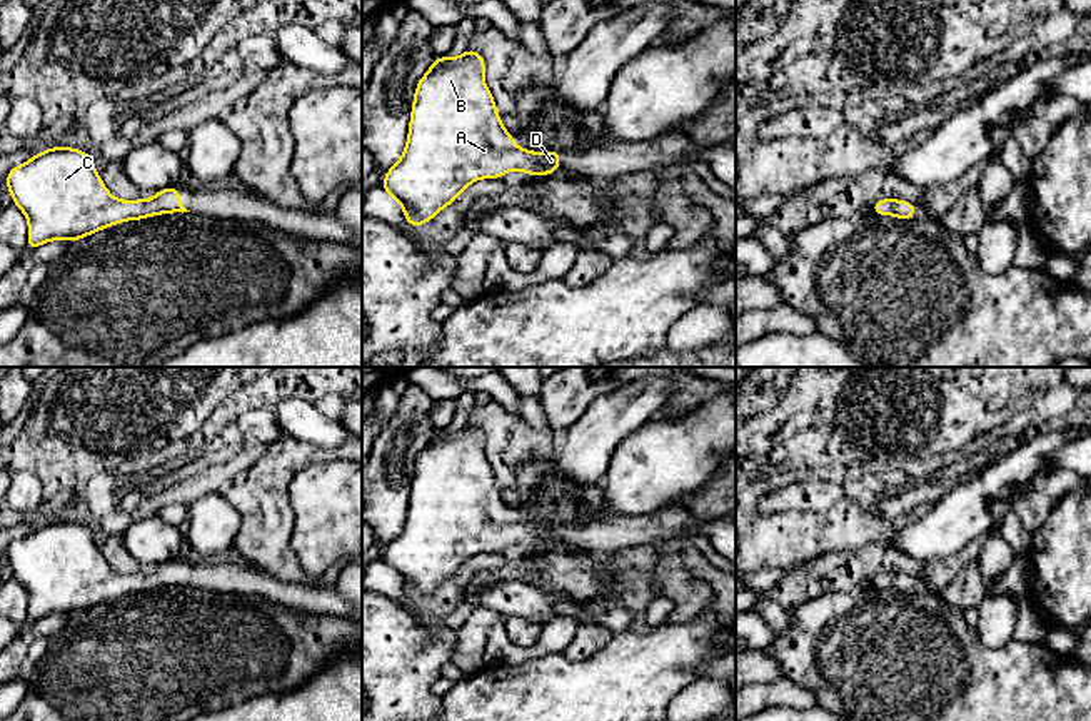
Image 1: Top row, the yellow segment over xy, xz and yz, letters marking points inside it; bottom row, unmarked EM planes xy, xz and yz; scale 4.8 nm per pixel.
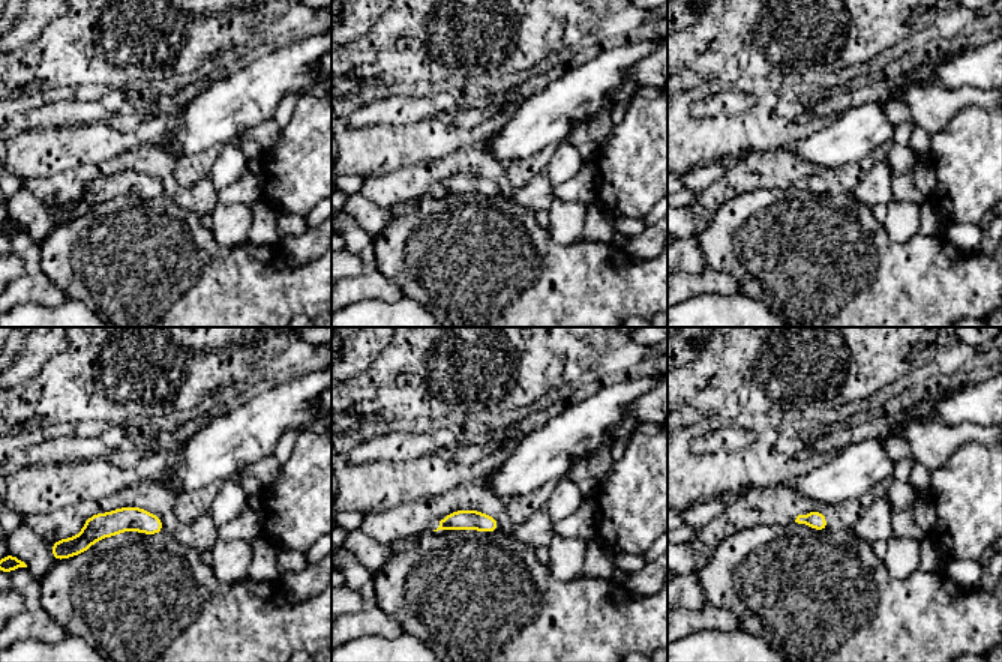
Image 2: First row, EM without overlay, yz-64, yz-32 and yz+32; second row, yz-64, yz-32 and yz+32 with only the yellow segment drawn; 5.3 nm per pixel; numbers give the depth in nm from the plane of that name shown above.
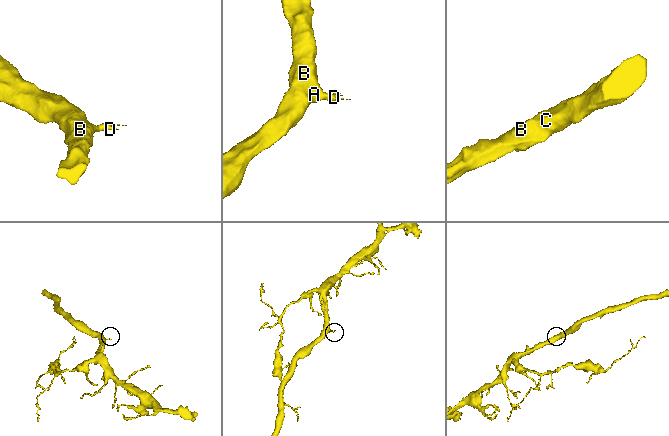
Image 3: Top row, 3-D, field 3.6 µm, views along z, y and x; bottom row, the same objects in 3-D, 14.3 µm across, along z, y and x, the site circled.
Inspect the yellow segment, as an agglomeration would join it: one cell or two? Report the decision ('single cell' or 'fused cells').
single cell

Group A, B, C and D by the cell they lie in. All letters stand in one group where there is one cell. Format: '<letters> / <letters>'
A B C D

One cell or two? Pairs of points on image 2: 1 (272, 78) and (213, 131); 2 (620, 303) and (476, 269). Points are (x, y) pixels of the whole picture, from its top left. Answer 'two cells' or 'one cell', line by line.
1: one cell
2: one cell

